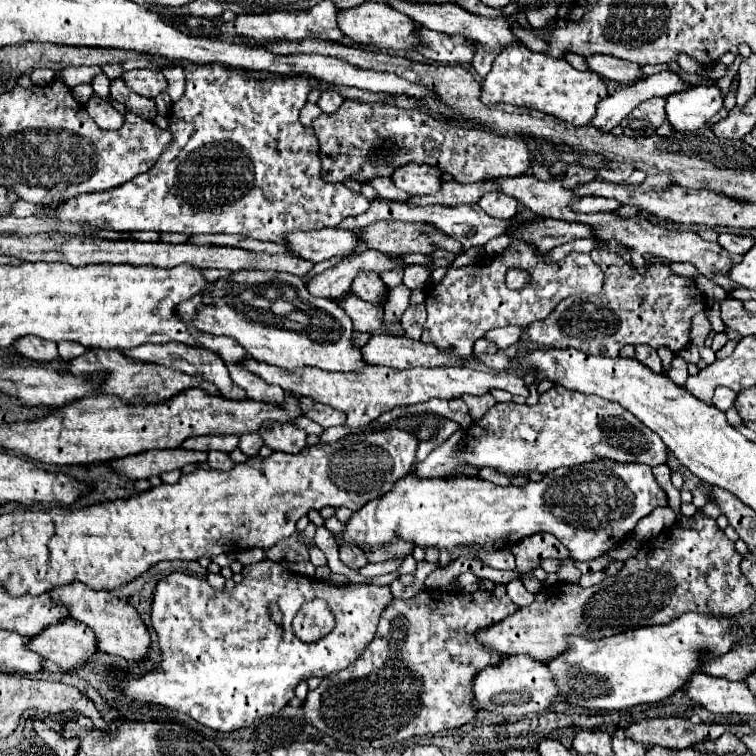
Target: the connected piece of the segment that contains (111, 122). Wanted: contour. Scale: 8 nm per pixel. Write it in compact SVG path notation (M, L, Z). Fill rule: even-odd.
M92 95L90 101L86 103L86 111L90 113L90 117L98 123L100 129L120 129L124 117L102 97Z

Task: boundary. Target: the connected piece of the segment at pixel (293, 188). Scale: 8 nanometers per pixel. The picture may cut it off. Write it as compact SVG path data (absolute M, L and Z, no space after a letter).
M186 65L184 67L184 75L186 75L186 93L180 101L176 101L172 105L172 113L168 115L170 119L170 133L172 133L172 141L166 147L166 151L162 153L162 157L154 163L154 169L134 177L128 181L126 185L120 185L118 189L110 189L106 193L86 193L82 197L72 197L68 199L56 213L44 213L38 211L36 215L44 215L44 217L60 217L60 219L70 219L70 221L78 221L78 223L90 223L92 227L100 227L100 229L116 229L116 231L172 231L172 233L188 233L188 235L200 235L200 233L238 233L244 237L252 237L258 241L272 241L272 243L284 243L284 235L288 231L308 231L308 229L322 229L322 227L336 227L342 219L350 217L350 215L360 215L368 209L368 201L348 189L342 183L326 183L320 177L320 157L318 157L318 141L314 137L314 131L308 127L304 129L298 121L298 113L300 109L306 105L306 97L310 91L310 83L306 77L300 75L290 75L284 77L282 81L256 81L250 79L248 75L226 67L226 65Z

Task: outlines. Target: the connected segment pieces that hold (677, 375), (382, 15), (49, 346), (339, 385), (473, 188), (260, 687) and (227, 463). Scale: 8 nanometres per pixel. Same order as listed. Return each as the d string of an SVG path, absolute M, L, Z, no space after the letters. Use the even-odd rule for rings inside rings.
M674 357L674 361L672 361L672 369L670 369L668 377L670 377L674 383L684 385L684 381L688 379L688 368L686 361L684 361L684 359Z
M370 1L356 9L340 11L338 25L350 39L354 39L360 45L372 45L376 49L394 49L394 51L412 51L412 49L420 47L420 39L414 35L414 31L418 29L418 23L414 19L406 17L404 13L390 9L390 5L386 5L386 3Z
M20 337L12 345L16 351L20 351L22 357L32 361L58 361L58 349L54 341L46 341L40 337Z
M254 359L244 361L246 369L262 377L266 383L280 385L284 391L294 391L298 395L310 397L318 403L336 407L346 411L345 426L352 430L362 427L376 417L380 417L386 411L392 411L394 407L402 405L416 405L426 403L434 397L438 399L458 399L462 395L486 395L492 389L504 389L512 395L528 397L528 385L522 377L514 373L490 373L490 371L476 371L468 367L436 367L436 369L390 369L380 365L366 365L360 371L352 373L330 373L314 367L302 367L302 369L282 369L274 365L266 365Z
M448 181L442 183L442 189L436 195L422 195L422 197L412 197L408 203L410 205L466 205L466 203L476 203L482 193L486 191L494 191L496 187L490 181L482 181L482 183L474 183L474 185L462 185L456 181Z
M268 559L246 565L242 569L242 575L244 575L242 585L236 585L236 589L240 589L238 597L236 591L234 595L226 589L216 591L204 579L184 573L172 573L166 579L162 579L156 587L154 603L152 603L152 627L160 635L160 649L162 649L160 667L156 671L144 673L142 677L132 677L130 673L122 673L122 671L112 671L110 679L118 687L122 687L122 691L132 699L176 709L214 731L236 731L252 725L258 717L276 715L284 705L290 703L290 699L294 697L294 689L300 681L308 681L310 677L324 679L330 673L342 671L350 663L354 663L366 649L366 645L374 639L380 615L386 609L386 605L390 605L390 601L394 599L388 585L336 587L326 581L316 581L292 573ZM310 599L324 599L336 617L334 631L316 643L298 641L298 637L292 631L294 615L298 613L302 603ZM270 603L276 603L284 613L280 627L274 621L270 621L268 615Z
M208 451L208 467L218 469L218 471L228 471L234 465L228 453L224 451Z

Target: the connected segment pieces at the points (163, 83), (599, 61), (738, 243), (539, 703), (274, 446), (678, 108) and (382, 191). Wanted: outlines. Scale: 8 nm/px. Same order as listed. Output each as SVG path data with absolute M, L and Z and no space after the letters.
M134 69L134 71L126 71L122 77L132 91L150 99L158 97L168 87L168 81L164 79L162 71L158 73L152 69Z
M592 55L586 59L590 69L594 73L600 73L606 79L618 81L618 83L636 83L638 79L644 79L642 67L632 61L622 61L616 57L606 57L606 55Z
M720 233L718 237L718 243L730 251L730 253L738 253L738 255L744 255L752 245L754 245L754 239L752 237L740 237L740 235L730 235L730 233Z
M516 655L516 657L506 657L496 667L486 667L484 671L480 671L474 679L474 697L480 703L478 705L480 709L488 709L504 717L506 715L524 717L530 713L544 711L558 697L558 687L546 663Z
M266 421L262 429L258 431L264 439L264 443L272 451L284 451L284 453L298 453L306 447L306 431L298 429L292 423L276 423Z
M716 85L694 87L666 97L666 119L674 133L696 131L722 107L722 93Z
M376 177L372 181L368 181L376 191L378 191L378 197L382 199L396 199L396 201L406 201L406 197L412 197L408 193L402 193L402 189L398 189L390 179L382 179L382 177Z

